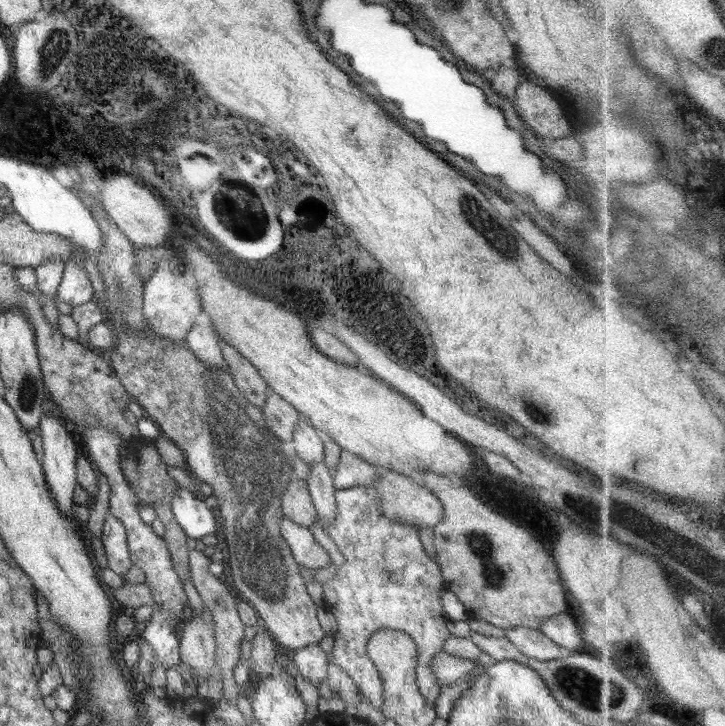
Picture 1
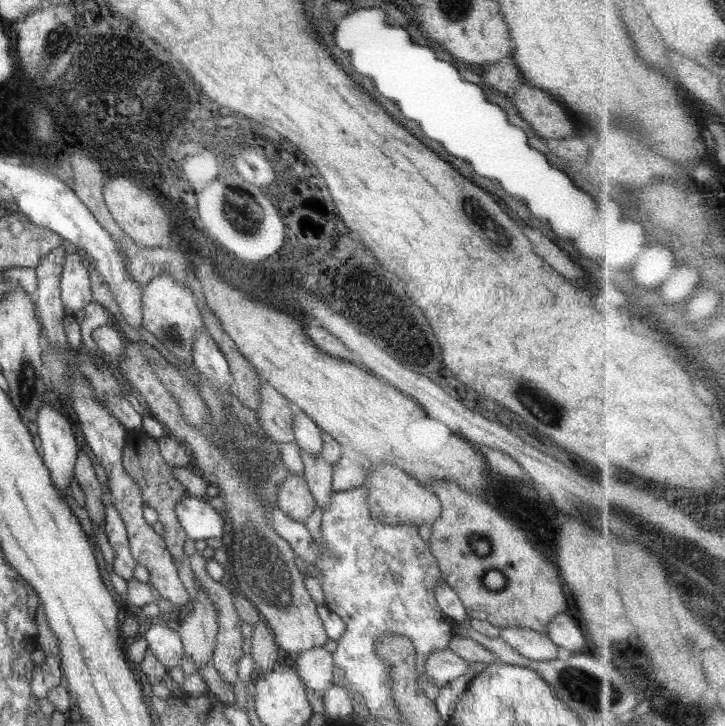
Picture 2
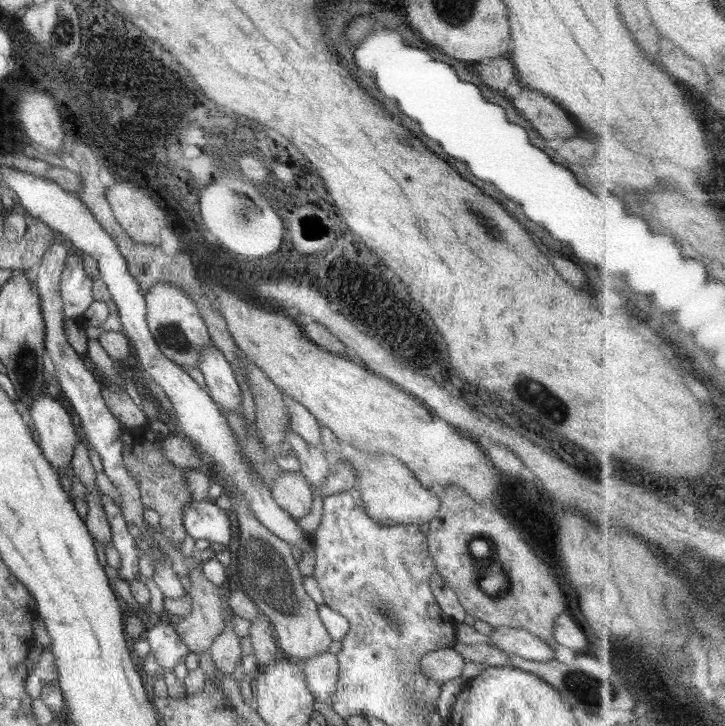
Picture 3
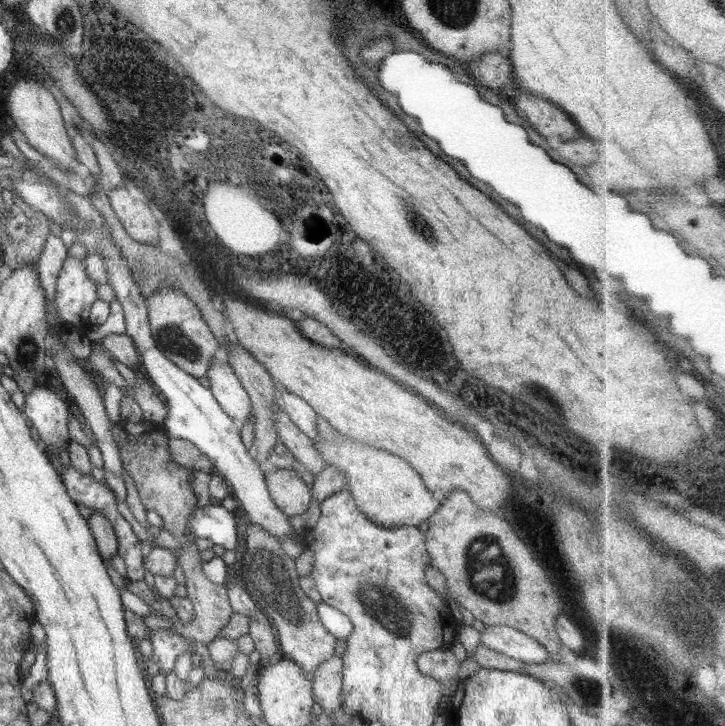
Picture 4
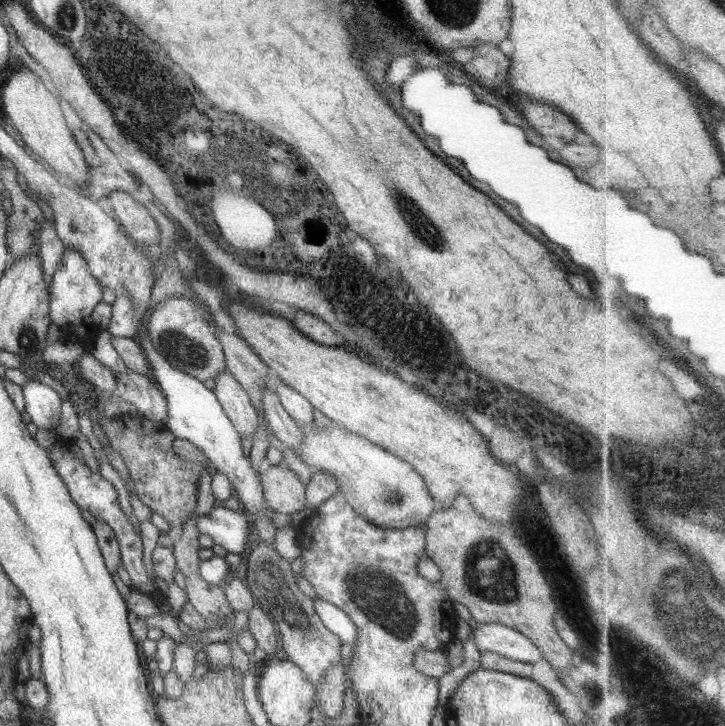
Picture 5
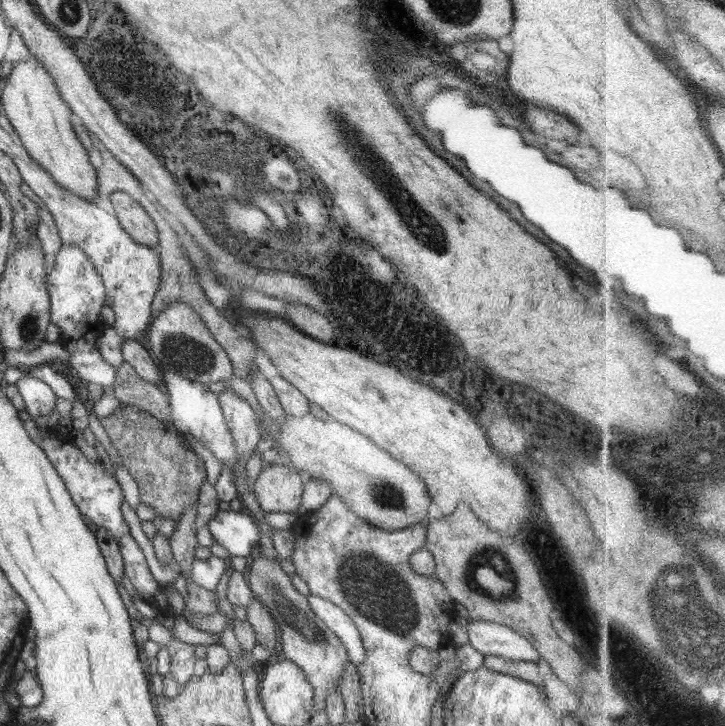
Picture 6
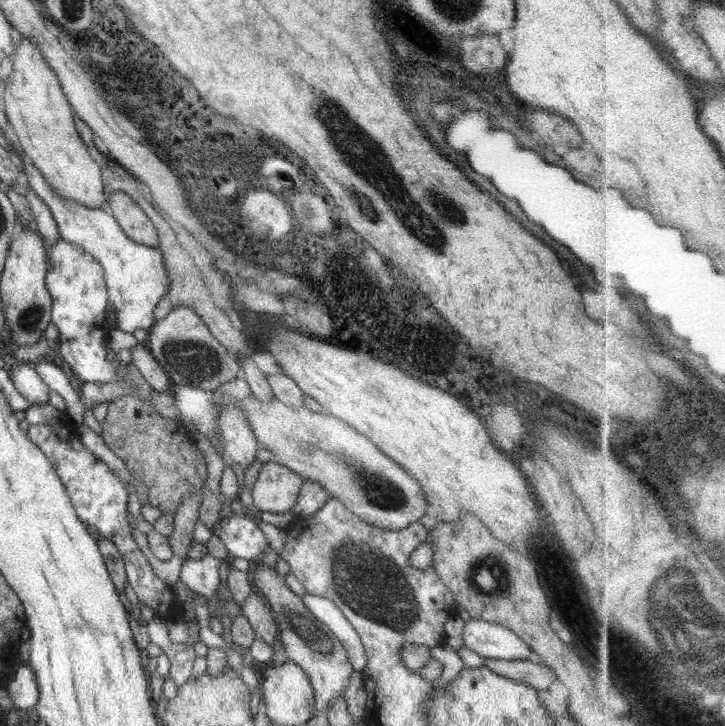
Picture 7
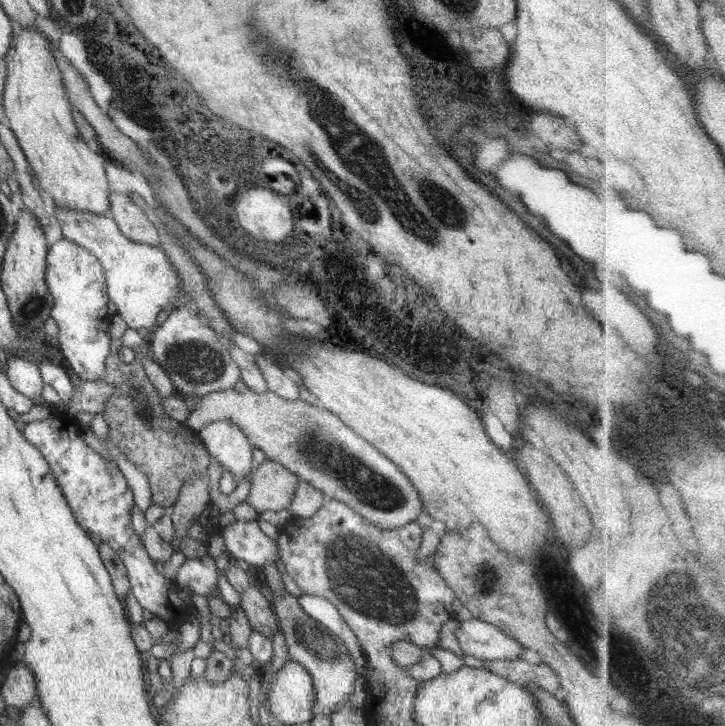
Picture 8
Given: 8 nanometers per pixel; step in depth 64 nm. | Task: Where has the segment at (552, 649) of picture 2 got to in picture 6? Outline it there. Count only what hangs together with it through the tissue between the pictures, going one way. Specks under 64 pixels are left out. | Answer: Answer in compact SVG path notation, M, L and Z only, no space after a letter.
M471 621L465 625L468 643L480 654L500 656L506 660L538 662L538 650L508 626L486 621Z

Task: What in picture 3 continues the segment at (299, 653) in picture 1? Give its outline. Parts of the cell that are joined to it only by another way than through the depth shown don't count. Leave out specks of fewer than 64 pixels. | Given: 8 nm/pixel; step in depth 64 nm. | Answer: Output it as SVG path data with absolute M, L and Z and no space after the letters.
M328 651L302 662L306 685L317 702L332 706L332 696L338 684L339 664L335 654Z

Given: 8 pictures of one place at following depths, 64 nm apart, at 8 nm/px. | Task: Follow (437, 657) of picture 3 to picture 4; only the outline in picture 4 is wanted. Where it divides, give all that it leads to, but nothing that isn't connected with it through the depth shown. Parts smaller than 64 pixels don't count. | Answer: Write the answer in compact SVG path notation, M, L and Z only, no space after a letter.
M450 648L426 651L418 655L416 664L422 674L446 682L460 670L460 662Z

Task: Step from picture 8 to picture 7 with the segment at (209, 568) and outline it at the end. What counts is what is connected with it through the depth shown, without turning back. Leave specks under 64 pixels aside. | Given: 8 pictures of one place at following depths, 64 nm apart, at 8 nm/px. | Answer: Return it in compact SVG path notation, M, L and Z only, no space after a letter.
M209 554L199 560L188 558L182 565L179 581L186 584L193 592L212 597L219 591L221 564L222 559Z

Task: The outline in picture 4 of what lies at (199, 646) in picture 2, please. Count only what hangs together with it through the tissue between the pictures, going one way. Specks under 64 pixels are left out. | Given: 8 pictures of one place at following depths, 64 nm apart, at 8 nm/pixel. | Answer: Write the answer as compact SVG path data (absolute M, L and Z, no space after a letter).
M194 531L188 533L188 538L181 539L181 547L178 552L177 561L180 562L180 568L184 571L186 577L185 587L187 597L191 600L194 608L194 620L192 622L172 621L173 629L176 634L188 640L188 642L201 642L205 645L210 644L220 633L220 629L228 624L233 614L233 609L229 604L227 597L227 585L217 585L210 582L204 572L202 572L202 559L200 559L200 551L196 547Z

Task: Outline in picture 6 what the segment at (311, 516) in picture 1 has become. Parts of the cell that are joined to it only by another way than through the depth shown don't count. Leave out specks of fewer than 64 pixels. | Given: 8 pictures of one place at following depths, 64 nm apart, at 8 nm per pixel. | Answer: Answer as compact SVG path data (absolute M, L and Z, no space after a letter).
M279 461L264 468L252 490L260 508L267 512L298 512L302 502L304 476Z

